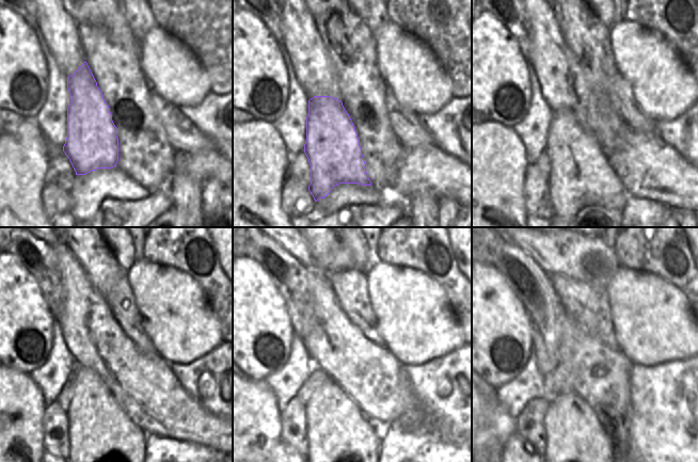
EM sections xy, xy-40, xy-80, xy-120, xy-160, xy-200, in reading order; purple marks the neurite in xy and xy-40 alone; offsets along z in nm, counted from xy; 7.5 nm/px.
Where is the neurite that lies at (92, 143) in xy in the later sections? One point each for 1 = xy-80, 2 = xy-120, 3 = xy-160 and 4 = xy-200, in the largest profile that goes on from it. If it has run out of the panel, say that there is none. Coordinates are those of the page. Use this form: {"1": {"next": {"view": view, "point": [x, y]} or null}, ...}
{"1": {"next": {"view": "xy-80", "point": [580, 176]}}, "2": {"next": {"view": "xy-120", "point": [96, 424]}}, "3": {"next": {"view": "xy-160", "point": [335, 426]}}, "4": {"next": {"view": "xy-200", "point": [577, 436]}}}

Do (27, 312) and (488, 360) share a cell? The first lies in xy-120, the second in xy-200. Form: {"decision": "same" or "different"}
{"decision": "same"}

